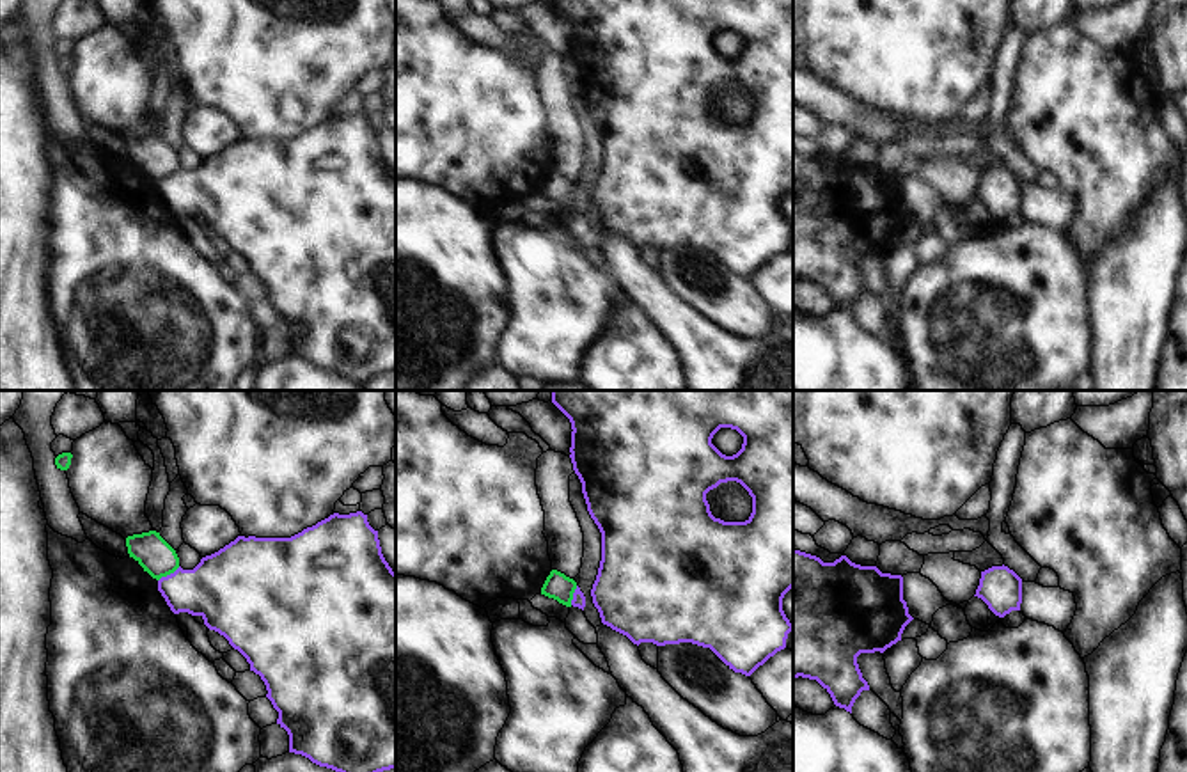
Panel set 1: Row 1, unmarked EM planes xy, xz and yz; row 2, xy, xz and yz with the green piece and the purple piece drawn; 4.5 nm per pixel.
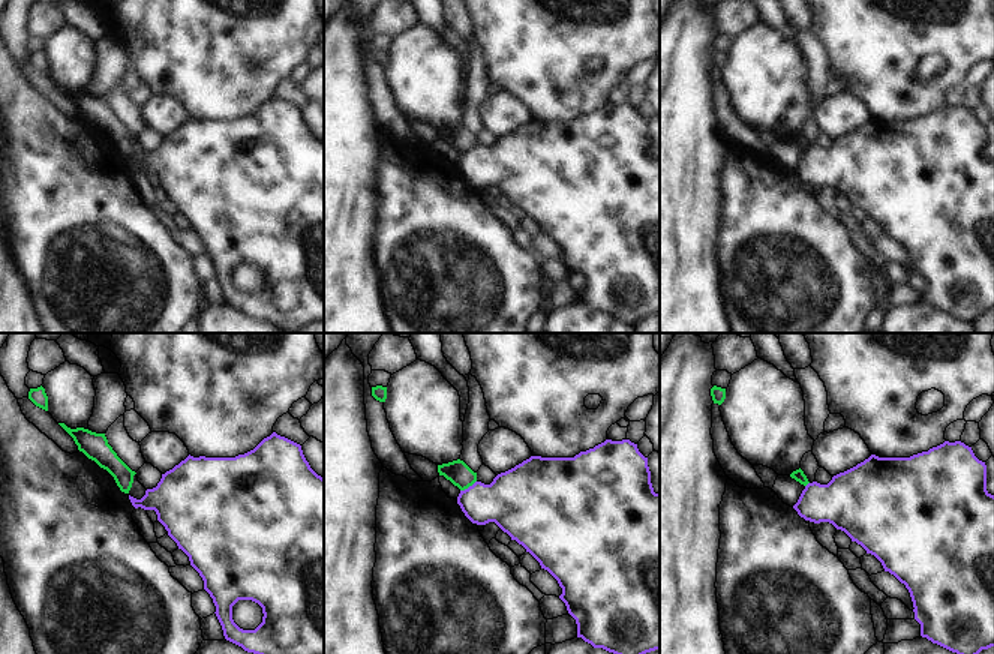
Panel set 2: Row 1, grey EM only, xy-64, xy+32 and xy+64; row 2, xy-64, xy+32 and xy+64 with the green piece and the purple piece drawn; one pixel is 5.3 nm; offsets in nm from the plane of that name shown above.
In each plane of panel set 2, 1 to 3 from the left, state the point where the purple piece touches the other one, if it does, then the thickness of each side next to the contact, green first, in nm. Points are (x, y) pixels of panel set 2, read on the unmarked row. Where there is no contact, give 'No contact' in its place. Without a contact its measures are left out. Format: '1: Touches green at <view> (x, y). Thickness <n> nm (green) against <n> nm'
1: No contact
2: Touches green at xy+32 (468, 150). Thickness 120 nm (green) against 300 nm
3: Touches green at xy+64 (807, 147). Thickness 60 nm (green) against 300 nm

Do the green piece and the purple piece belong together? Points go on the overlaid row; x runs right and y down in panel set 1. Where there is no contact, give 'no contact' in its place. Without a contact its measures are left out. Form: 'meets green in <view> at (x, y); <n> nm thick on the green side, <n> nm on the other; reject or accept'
meets green in xy at (169, 574); 160 nm thick on the green side, 320 nm on the other; reject

